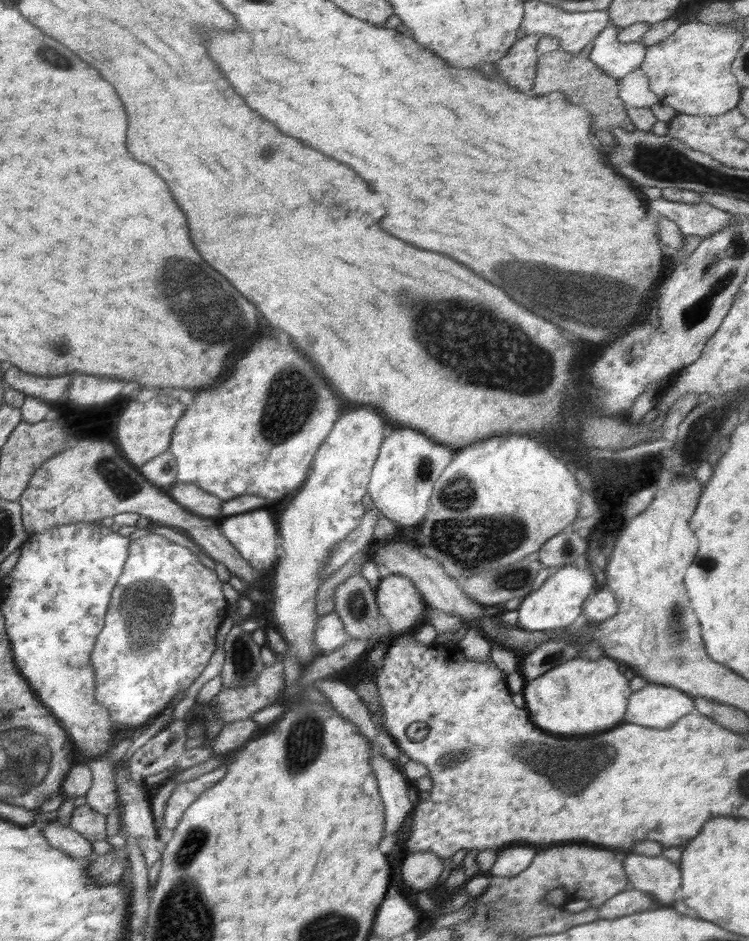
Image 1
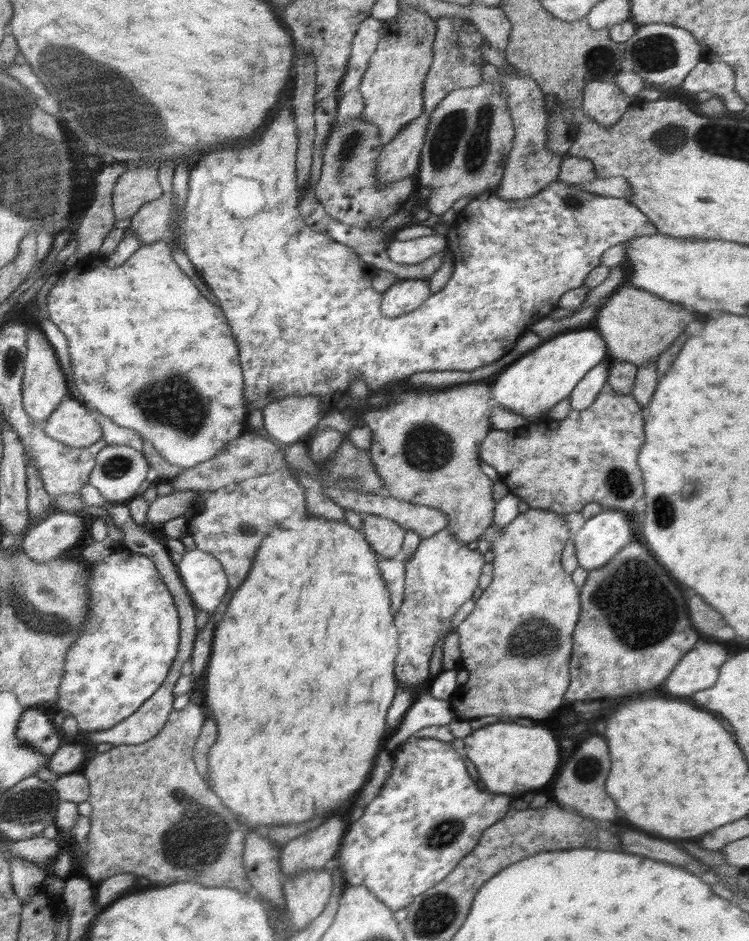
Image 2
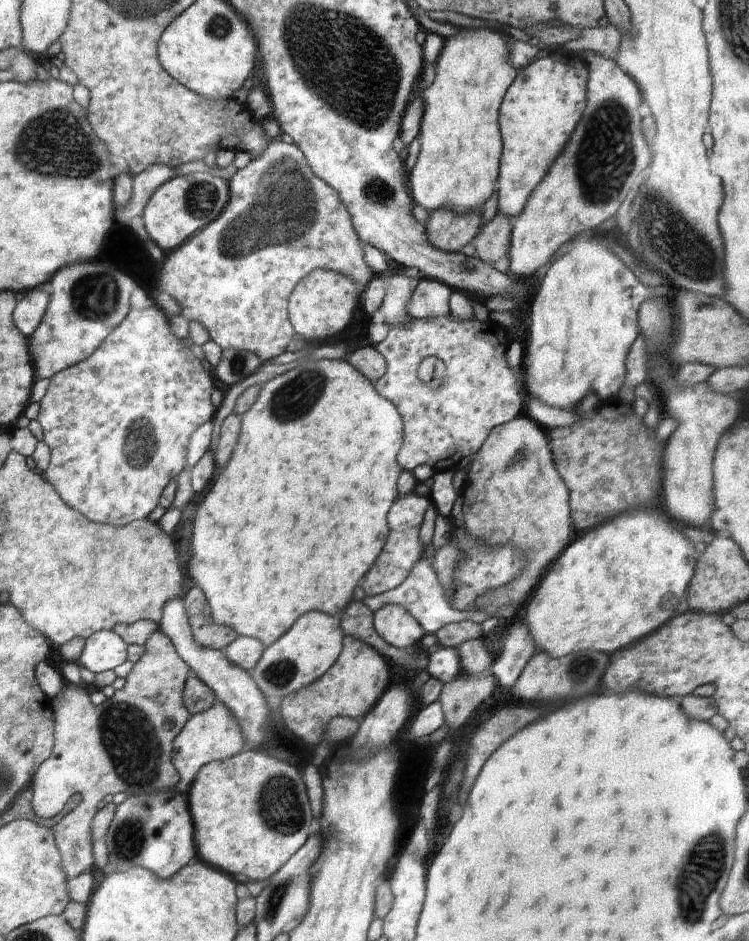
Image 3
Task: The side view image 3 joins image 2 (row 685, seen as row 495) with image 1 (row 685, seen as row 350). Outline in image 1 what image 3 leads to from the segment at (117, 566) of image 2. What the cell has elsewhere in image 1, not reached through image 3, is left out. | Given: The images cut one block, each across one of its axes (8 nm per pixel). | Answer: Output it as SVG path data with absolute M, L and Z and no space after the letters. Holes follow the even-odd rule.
M150 533L141 538L134 539L128 547L128 560L124 565L121 575L118 577L116 586L113 588L111 599L105 614L105 624L102 631L96 637L94 648L90 653L90 664L94 669L94 698L100 700L107 711L110 712L112 725L118 726L121 730L124 728L141 728L150 720L154 720L161 712L174 700L174 696L181 691L186 691L192 683L200 676L200 673L210 660L210 656L215 650L215 638L218 627L229 615L226 604L226 597L222 592L222 584L214 569L205 567L199 562L199 558L183 545L176 544L166 537L156 533Z

